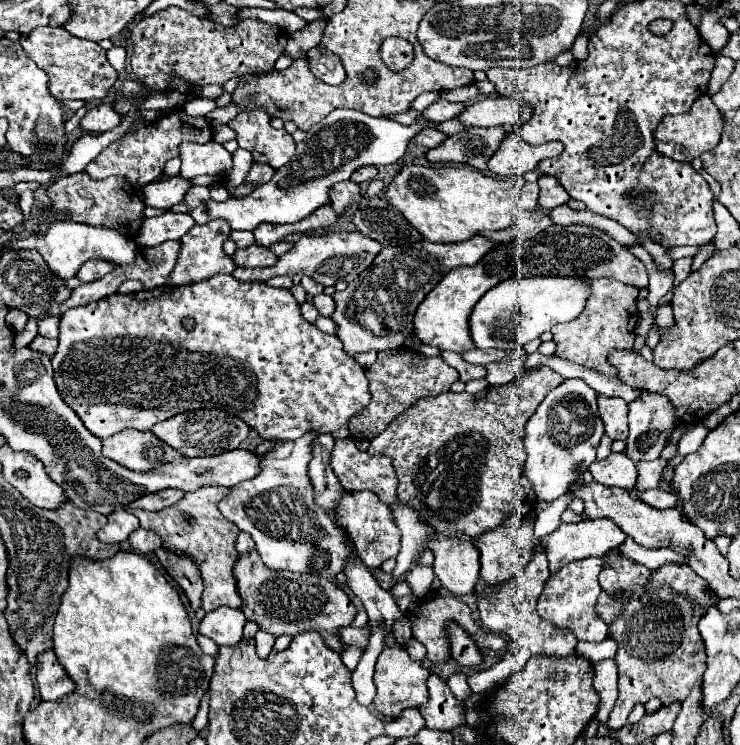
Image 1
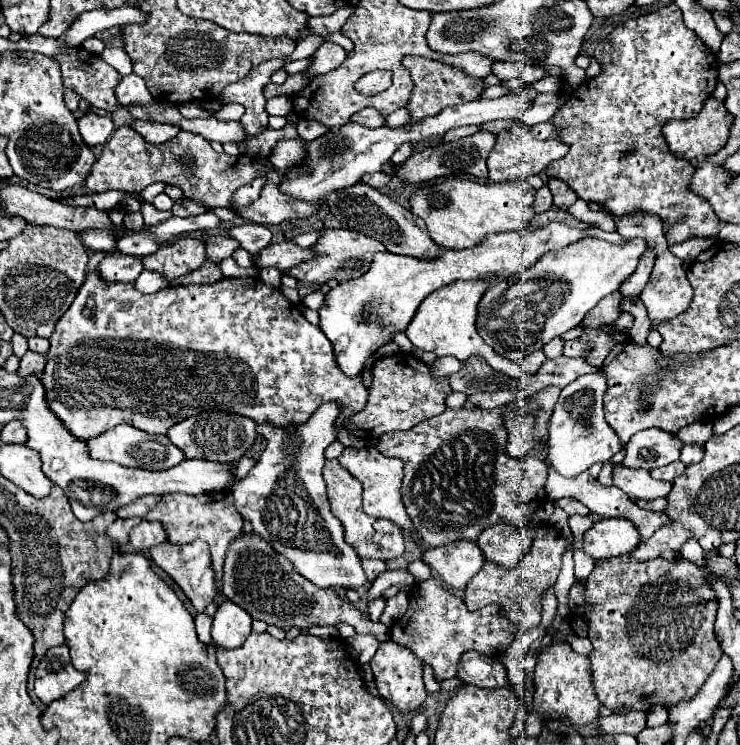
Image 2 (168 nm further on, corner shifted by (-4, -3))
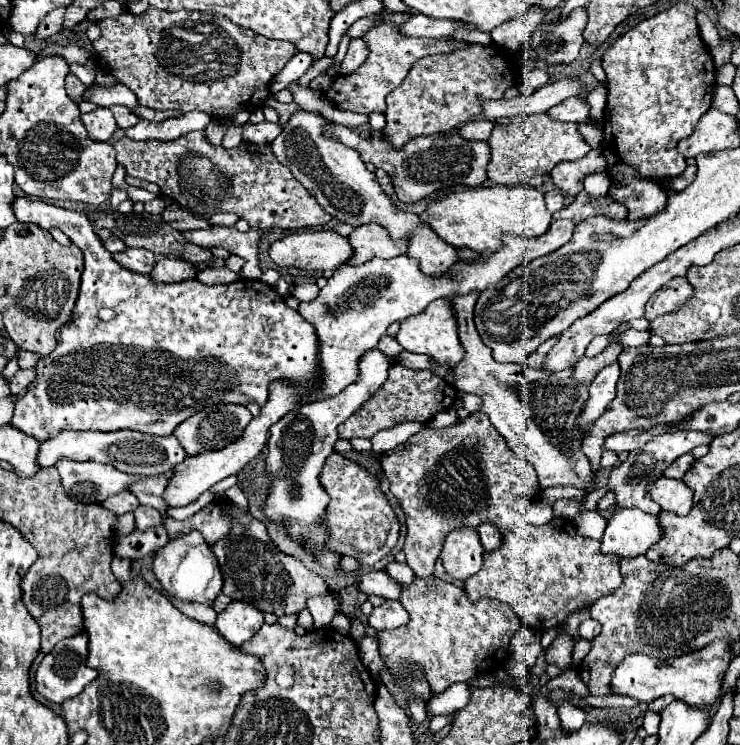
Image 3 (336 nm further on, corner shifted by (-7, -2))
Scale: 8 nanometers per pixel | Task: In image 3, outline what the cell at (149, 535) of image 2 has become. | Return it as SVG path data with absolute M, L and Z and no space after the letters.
M138 506L134 510L136 516L136 528L138 530L148 530L152 526L158 526L162 522L162 516L158 510L154 510L152 506Z

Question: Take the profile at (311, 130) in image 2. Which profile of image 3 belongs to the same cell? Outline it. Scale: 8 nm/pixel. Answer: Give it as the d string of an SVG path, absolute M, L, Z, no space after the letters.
M332 124L332 134L340 138L346 146L360 152L364 162L372 162L374 166L388 172L394 184L394 192L400 202L418 202L422 198L428 198L430 194L450 188L450 186L482 186L486 178L486 166L490 162L490 150L486 142L474 142L464 140L460 134L440 134L440 136L420 136L412 138L402 148L396 148L384 138L384 136L370 136L362 138L354 130Z

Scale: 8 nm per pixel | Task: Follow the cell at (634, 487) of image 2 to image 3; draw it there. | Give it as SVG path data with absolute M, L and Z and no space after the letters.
M662 476L660 482L652 484L652 500L666 512L686 516L692 508L692 490L682 480L672 480Z

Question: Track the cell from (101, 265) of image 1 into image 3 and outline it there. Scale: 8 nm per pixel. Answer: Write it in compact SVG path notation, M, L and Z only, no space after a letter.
M128 248L124 252L118 252L118 254L112 254L112 258L132 270L132 272L138 272L138 274L150 274L154 264L156 264L156 256L144 248Z

